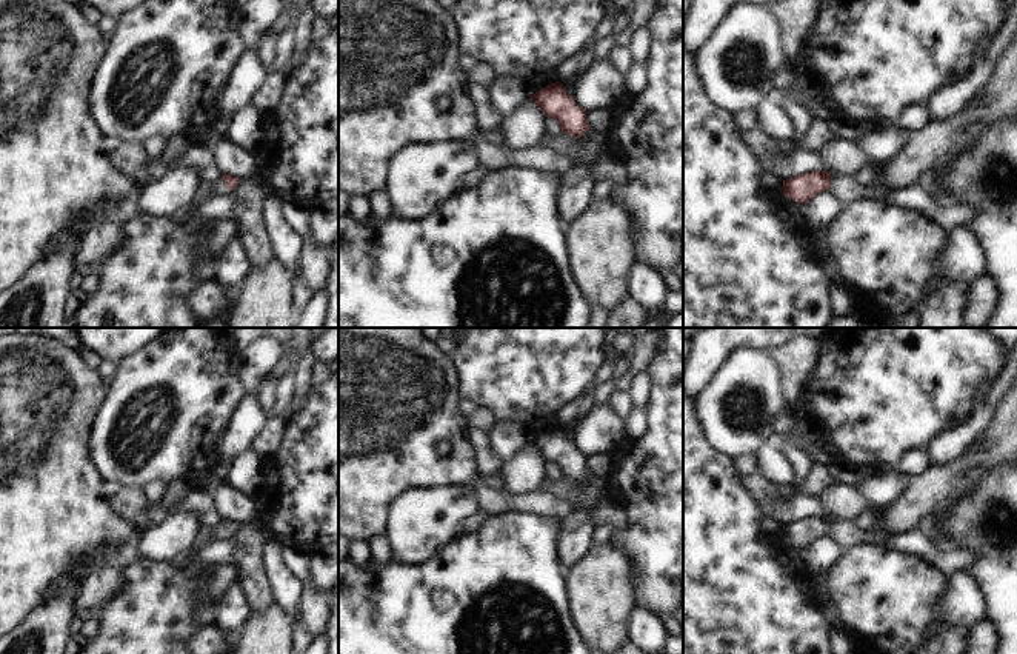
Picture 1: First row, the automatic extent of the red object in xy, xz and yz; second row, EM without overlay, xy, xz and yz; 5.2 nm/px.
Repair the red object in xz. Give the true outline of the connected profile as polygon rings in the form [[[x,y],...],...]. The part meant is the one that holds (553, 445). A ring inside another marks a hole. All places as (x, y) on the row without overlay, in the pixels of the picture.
[[[560,426],[545,431],[532,439],[531,443],[539,449],[545,462],[555,463],[562,474],[562,479],[557,482],[545,482],[546,491],[559,502],[569,502],[571,486],[589,475],[586,455],[575,448]]]

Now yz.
[[[809,516],[783,525],[783,540],[799,549],[808,548],[822,536],[831,536],[843,549],[855,543],[879,543],[902,552],[920,556],[935,565],[946,576],[966,568],[975,559],[974,551],[959,548],[939,548],[922,528],[889,534],[883,529],[862,528],[855,520],[831,522],[828,516]]]

